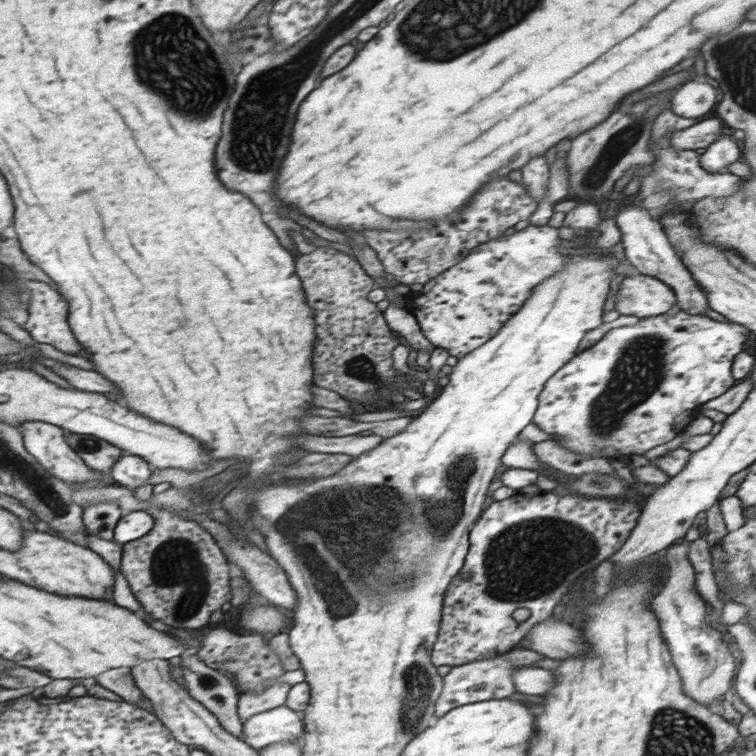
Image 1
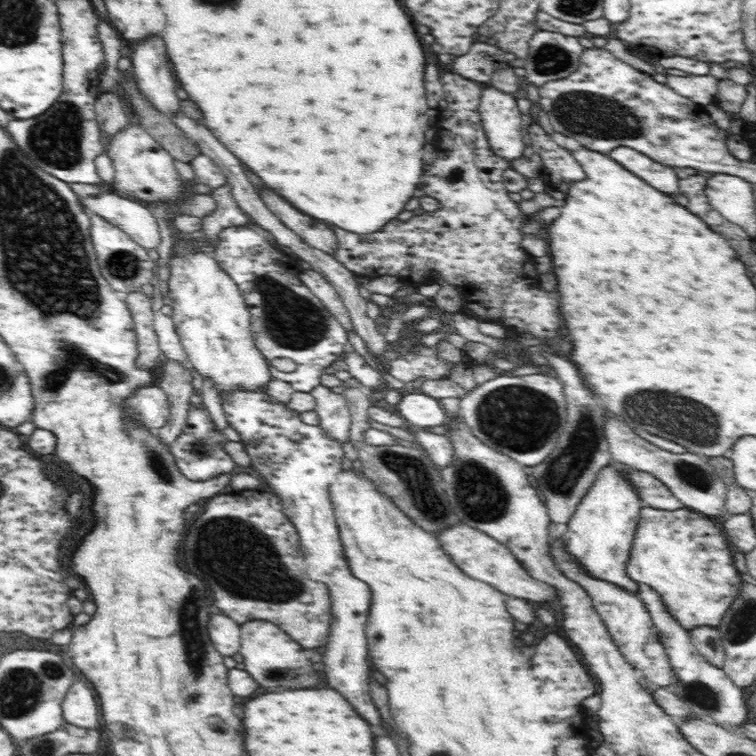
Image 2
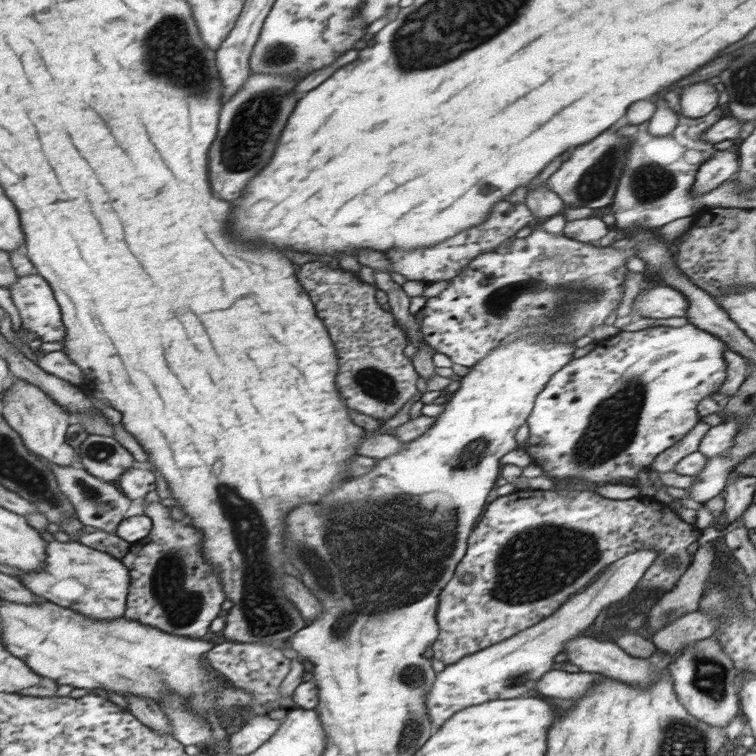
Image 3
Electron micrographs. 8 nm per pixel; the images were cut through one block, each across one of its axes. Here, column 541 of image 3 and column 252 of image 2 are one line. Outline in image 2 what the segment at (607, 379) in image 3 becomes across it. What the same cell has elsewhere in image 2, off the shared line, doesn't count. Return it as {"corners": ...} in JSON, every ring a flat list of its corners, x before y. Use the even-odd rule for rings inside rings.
{"corners":[[262,386,262,390,256,392,238,390,220,394,228,426,239,433,241,443,252,460,250,466,264,478,268,490,280,497,284,513,296,527,308,578,328,587,331,625,328,642,324,646,326,652,322,654,328,684,338,690,350,704,354,704,354,710,368,724,388,734,368,692,370,656,367,622,371,606,370,587,357,579,348,566,328,492,328,487,342,470,342,445,323,432,319,425,304,424,300,420,300,412,290,410,286,404,272,402,265,393,267,389,267,386]]}

